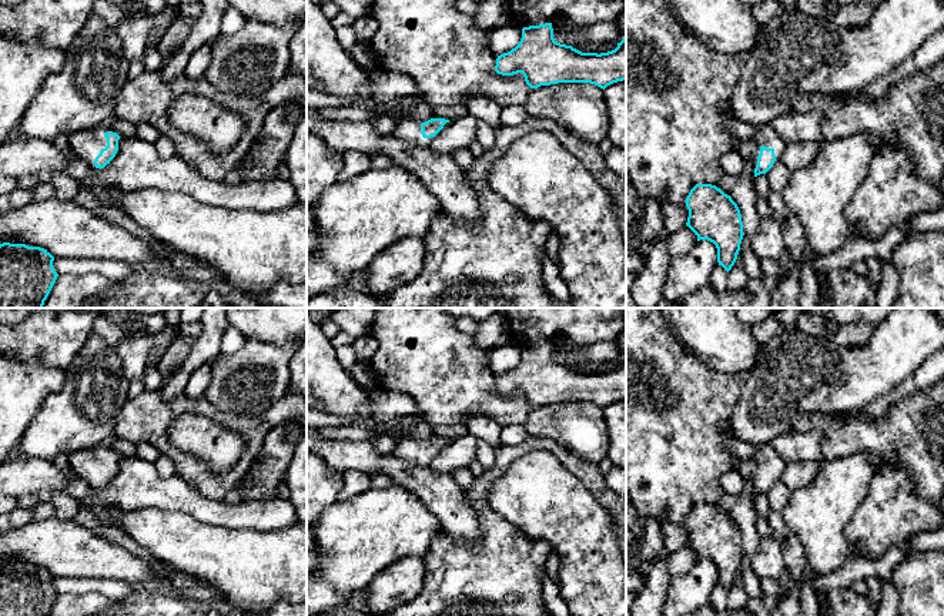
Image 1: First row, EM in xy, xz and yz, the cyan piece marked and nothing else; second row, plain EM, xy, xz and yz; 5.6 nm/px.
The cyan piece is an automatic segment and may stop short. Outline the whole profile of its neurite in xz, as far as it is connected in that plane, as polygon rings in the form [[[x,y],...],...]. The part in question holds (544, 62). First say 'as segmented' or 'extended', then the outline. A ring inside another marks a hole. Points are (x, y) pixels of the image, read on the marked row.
as segmented | [[[552,23],[522,29],[519,44],[498,56],[495,71],[522,73],[530,88],[558,83],[590,83],[600,88],[626,80],[626,38],[607,53],[582,53],[553,38]]]

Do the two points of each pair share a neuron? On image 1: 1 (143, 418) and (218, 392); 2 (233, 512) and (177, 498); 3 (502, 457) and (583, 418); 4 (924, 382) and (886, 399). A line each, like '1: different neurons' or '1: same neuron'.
1: different neurons
2: same neuron
3: different neurons
4: same neuron

